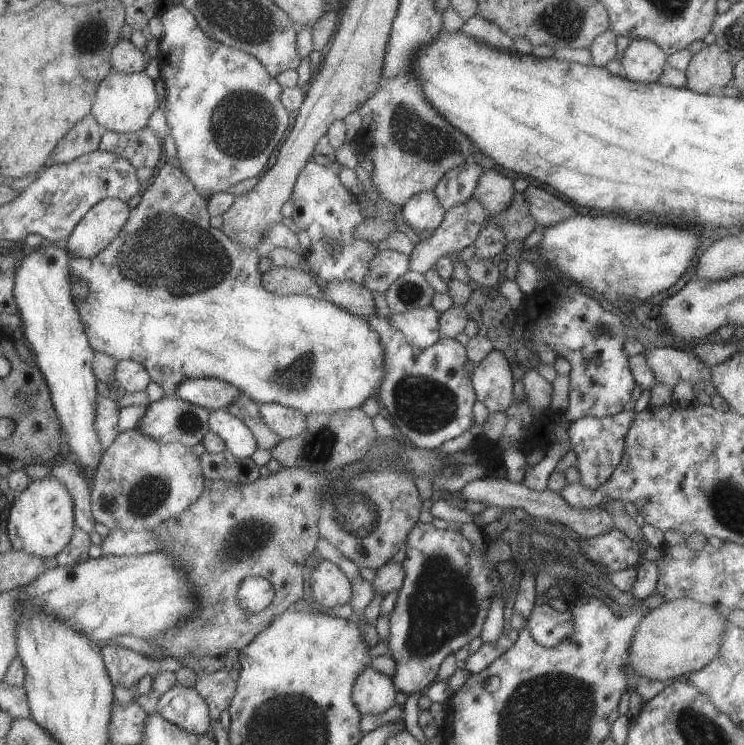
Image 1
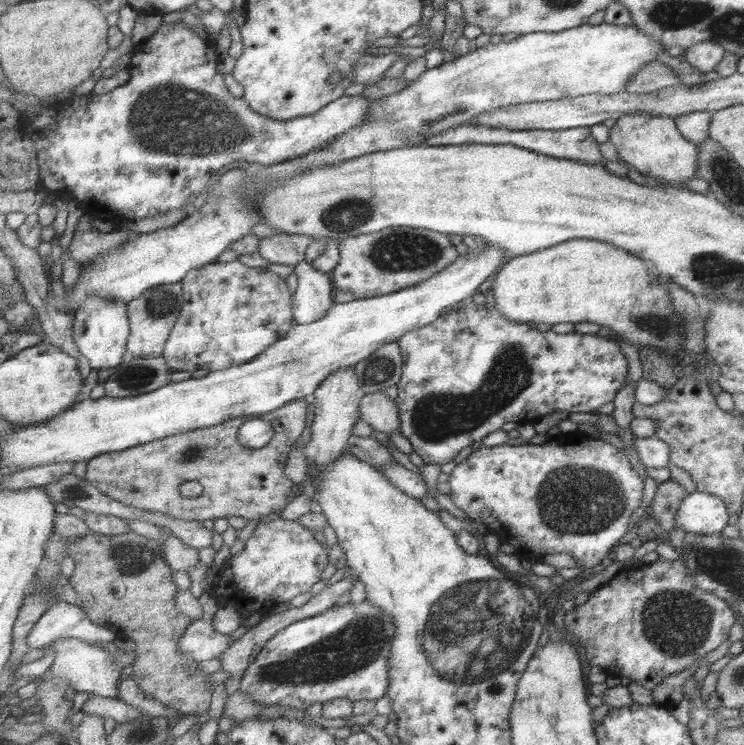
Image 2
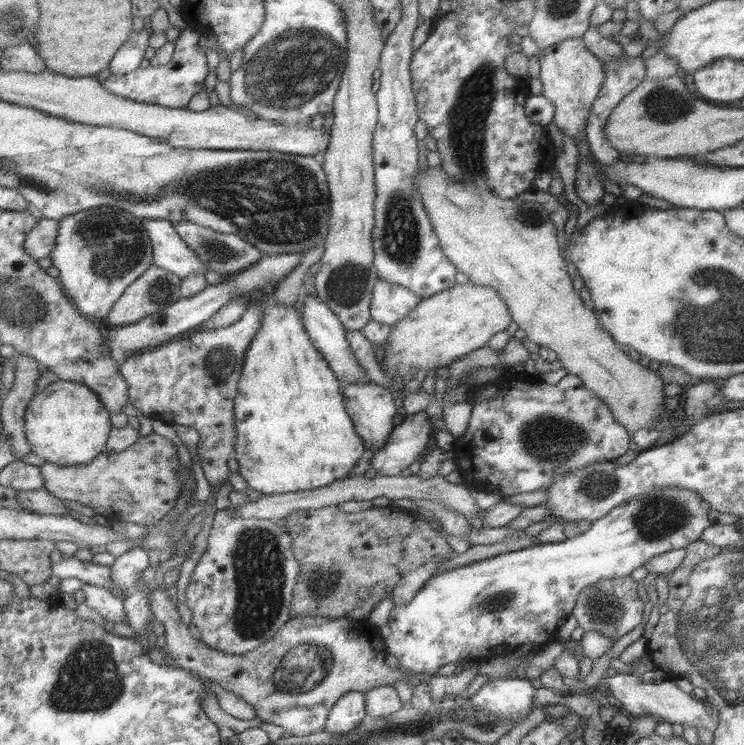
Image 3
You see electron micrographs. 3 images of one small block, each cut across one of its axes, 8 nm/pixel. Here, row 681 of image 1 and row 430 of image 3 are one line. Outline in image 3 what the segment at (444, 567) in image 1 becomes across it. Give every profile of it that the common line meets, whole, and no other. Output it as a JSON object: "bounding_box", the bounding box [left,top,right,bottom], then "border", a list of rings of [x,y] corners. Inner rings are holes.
{"bounding_box":[370,410,435,476],"border":[[[421,410],[412,415],[402,415],[401,421],[389,433],[389,441],[370,461],[376,474],[395,476],[413,460],[425,454],[429,436],[435,430],[433,420]]]}

